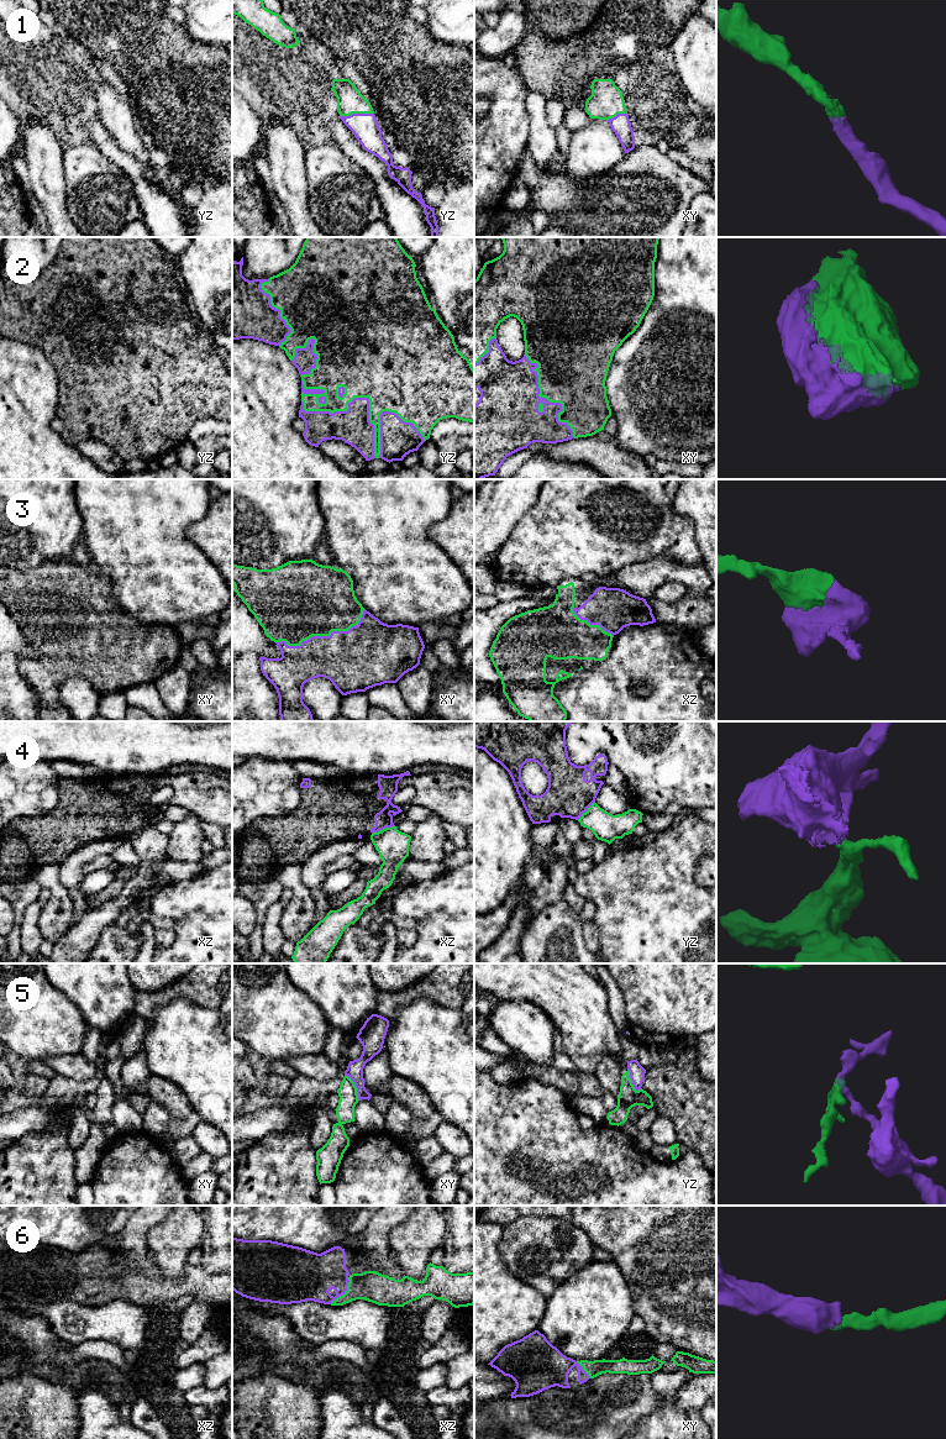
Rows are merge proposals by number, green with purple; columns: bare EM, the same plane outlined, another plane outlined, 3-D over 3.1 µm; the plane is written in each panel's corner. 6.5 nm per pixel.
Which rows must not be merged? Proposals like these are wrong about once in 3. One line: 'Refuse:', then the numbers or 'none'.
Refuse: 4, 5

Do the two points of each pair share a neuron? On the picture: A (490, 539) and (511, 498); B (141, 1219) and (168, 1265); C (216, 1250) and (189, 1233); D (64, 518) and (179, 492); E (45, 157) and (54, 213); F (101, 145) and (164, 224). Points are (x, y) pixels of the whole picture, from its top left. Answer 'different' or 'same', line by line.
A: same
B: different
C: different
D: different
E: same
F: same

